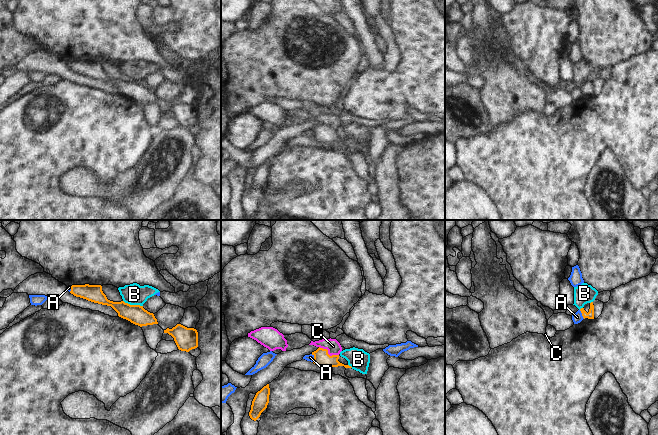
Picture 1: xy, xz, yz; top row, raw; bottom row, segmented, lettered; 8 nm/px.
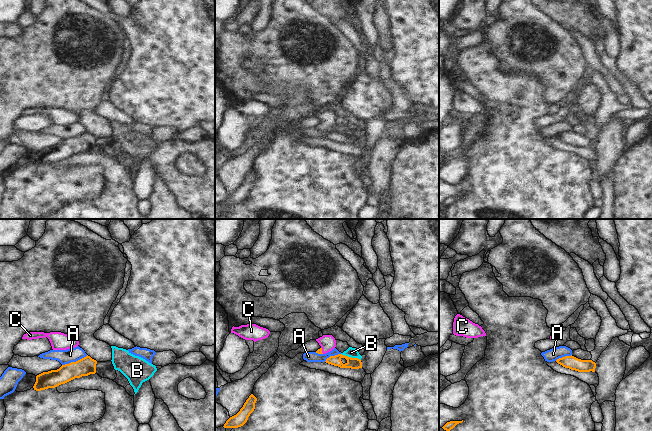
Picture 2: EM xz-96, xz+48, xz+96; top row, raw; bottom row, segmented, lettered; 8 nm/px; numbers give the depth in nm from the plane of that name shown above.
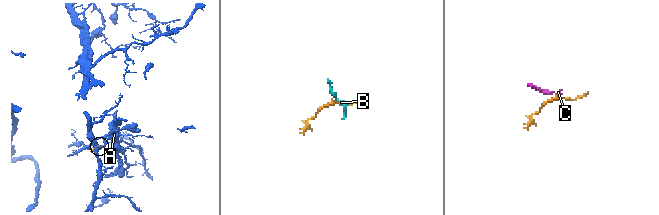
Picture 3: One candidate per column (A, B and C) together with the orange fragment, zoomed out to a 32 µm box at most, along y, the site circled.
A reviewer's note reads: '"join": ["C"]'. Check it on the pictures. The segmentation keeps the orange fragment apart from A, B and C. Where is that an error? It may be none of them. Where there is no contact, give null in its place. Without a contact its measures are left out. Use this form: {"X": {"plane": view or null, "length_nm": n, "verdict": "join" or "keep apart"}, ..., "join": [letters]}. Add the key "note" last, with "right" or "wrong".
{"A": {"plane": "xz", "length_nm": 70, "verdict": "keep apart"}, "B": {"plane": "xy", "length_nm": 170, "verdict": "keep apart"}, "C": {"plane": "xz", "length_nm": 180, "verdict": "join"}, "join": ["C"], "note": "right"}

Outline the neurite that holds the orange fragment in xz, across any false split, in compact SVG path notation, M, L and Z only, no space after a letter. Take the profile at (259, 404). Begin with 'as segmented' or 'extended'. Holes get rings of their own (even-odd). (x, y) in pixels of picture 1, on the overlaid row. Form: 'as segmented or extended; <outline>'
as segmented; M269 384L264 386L258 391L252 401L251 410L249 416L252 420L256 421L261 413L267 408L269 403L270 388Z

